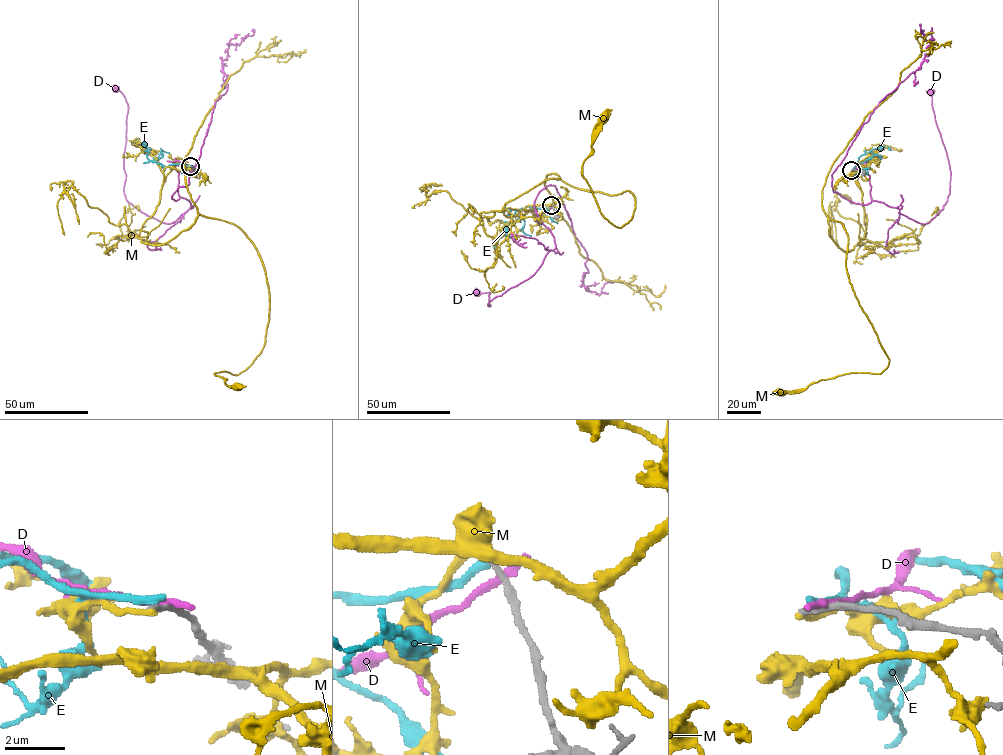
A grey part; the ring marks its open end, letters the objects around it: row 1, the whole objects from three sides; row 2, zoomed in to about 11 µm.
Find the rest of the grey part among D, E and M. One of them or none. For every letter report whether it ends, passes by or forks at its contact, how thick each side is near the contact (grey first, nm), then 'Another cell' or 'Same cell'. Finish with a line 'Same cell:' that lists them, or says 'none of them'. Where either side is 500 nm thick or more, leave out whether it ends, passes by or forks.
D: It ends there. Thickness 320 nm (grey) against 320 nm. Another cell
E: It ends there. Thickness 240 nm (grey) against 300 nm. Another cell
M: It ends there. Thickness 200 nm (grey) against 200 nm. Another cell
Same cell: none of them

